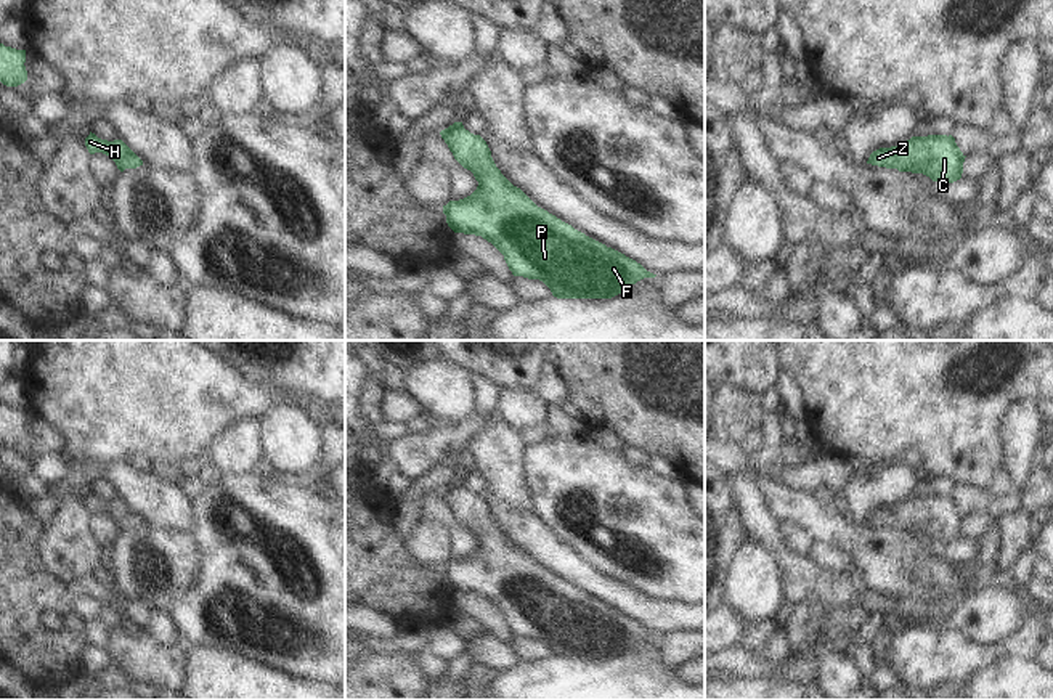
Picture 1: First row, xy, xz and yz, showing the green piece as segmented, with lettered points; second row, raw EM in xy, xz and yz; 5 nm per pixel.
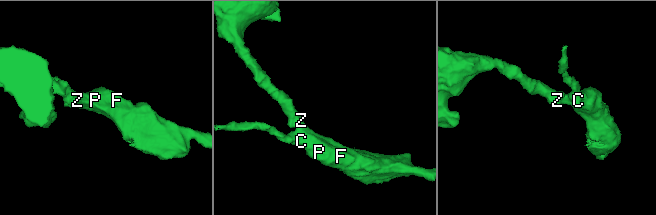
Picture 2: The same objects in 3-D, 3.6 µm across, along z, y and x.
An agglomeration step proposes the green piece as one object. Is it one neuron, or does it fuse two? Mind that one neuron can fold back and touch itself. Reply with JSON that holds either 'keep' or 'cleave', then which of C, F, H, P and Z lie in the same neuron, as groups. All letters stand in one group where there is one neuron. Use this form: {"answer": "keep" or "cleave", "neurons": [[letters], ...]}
{"answer": "keep", "neurons": [["C", "F", "H", "P", "Z"]]}

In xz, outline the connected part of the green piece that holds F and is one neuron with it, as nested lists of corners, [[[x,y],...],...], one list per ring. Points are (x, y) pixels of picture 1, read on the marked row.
[[[454,122],[440,132],[454,159],[470,170],[478,181],[477,189],[459,201],[443,206],[446,223],[454,233],[482,236],[491,242],[502,255],[514,276],[543,281],[557,299],[612,299],[644,278],[657,275],[647,271],[640,263],[624,254],[575,230],[547,210],[538,207],[520,188],[514,186],[496,167],[486,141],[464,128],[462,122]]]

